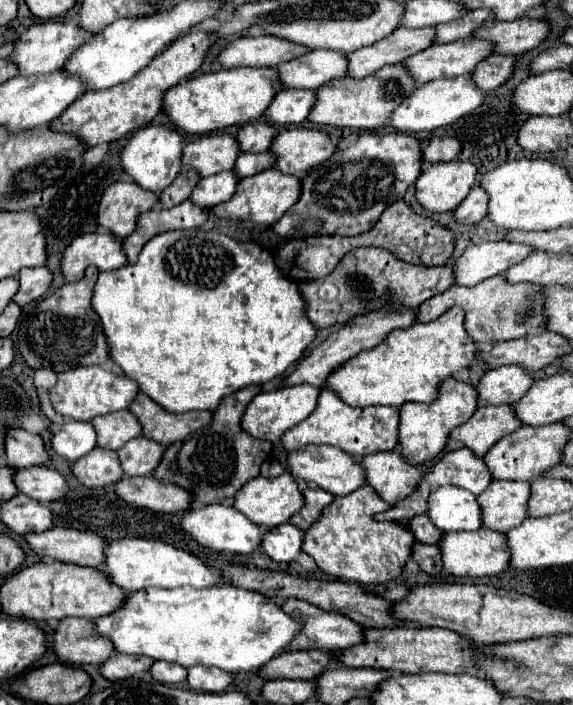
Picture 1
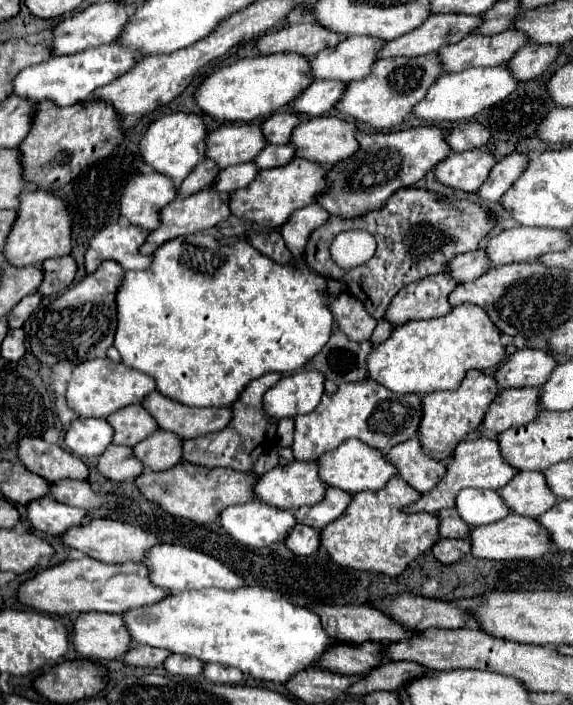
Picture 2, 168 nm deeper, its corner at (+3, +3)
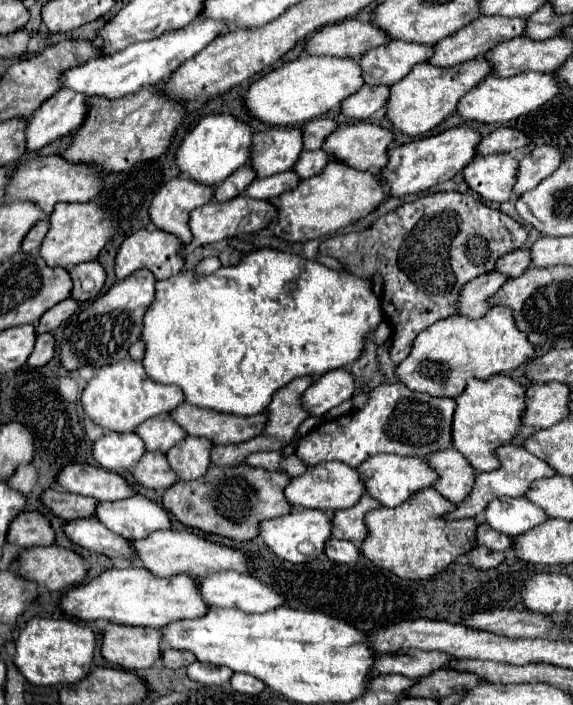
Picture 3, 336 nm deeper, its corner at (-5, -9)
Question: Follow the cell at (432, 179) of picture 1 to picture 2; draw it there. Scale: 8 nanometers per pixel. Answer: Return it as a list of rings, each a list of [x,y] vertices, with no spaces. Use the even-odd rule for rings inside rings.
[[[470,150],[460,154],[448,154],[434,168],[434,178],[454,190],[476,192],[482,180],[488,178],[488,172],[496,164],[494,156],[488,150]]]

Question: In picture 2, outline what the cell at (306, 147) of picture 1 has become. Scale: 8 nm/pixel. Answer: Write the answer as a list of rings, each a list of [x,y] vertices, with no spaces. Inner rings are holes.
[[[336,116],[302,120],[294,126],[290,144],[296,148],[296,158],[316,164],[334,164],[358,150],[354,124]]]

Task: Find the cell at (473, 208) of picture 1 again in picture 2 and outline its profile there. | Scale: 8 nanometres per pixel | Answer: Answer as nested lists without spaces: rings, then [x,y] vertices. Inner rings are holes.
[[[510,154],[502,162],[498,162],[492,168],[490,176],[484,180],[484,184],[480,186],[480,190],[476,192],[478,198],[484,202],[498,202],[502,194],[512,186],[512,182],[520,176],[526,162],[528,162],[526,154]]]

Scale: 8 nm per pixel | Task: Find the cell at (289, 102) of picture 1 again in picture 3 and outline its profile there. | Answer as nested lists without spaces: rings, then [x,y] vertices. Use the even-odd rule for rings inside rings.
[[[364,86],[360,92],[352,94],[340,110],[350,118],[370,118],[388,104],[390,86]]]

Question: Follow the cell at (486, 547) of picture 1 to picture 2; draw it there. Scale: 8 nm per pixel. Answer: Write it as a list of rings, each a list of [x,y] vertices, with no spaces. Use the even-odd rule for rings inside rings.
[[[508,514],[502,520],[496,520],[488,526],[478,526],[470,530],[470,554],[480,560],[534,560],[548,552],[548,544],[544,544],[544,536],[540,536],[540,528],[536,528],[534,518]]]

